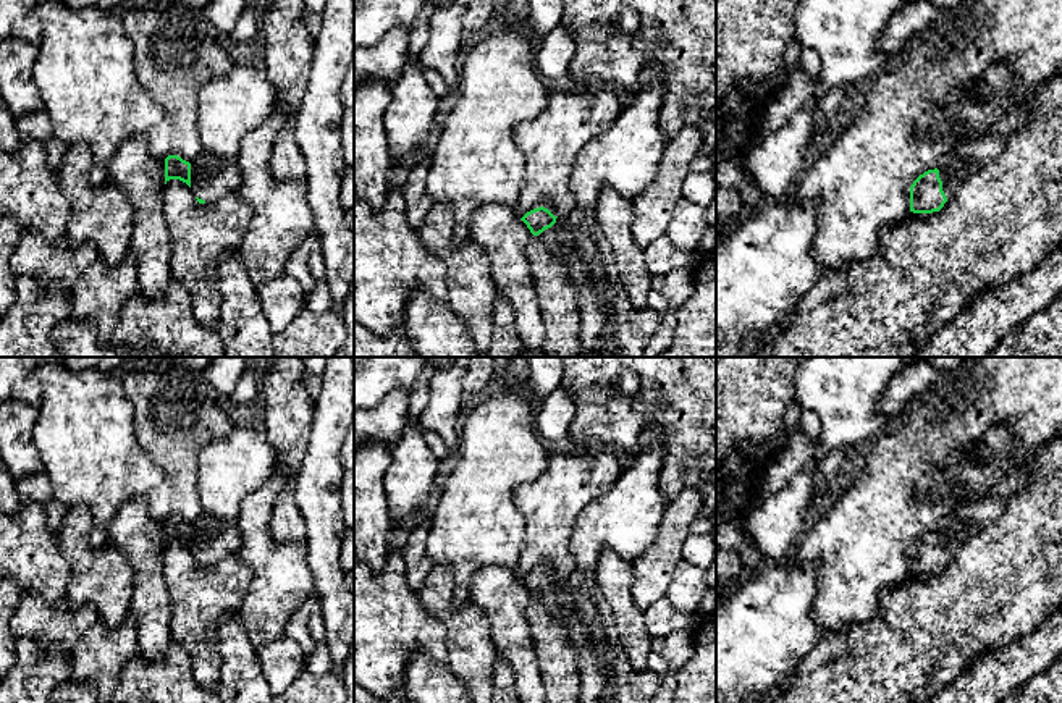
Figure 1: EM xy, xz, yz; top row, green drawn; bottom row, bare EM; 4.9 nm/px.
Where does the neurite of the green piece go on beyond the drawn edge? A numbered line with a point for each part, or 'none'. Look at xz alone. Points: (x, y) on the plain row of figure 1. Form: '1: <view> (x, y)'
1: xz (577, 603)

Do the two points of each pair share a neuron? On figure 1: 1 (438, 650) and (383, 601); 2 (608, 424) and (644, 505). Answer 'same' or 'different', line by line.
1: same
2: different

